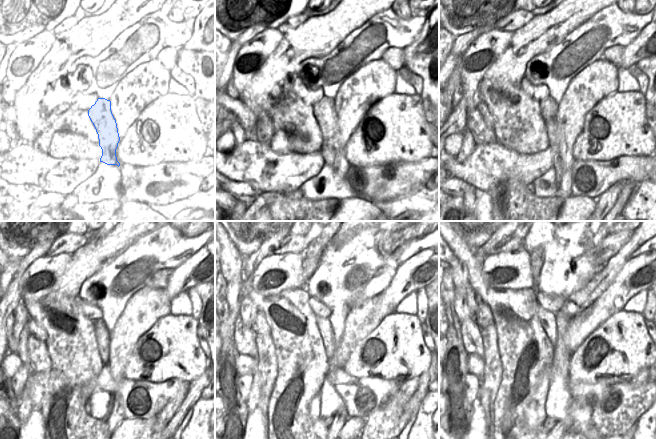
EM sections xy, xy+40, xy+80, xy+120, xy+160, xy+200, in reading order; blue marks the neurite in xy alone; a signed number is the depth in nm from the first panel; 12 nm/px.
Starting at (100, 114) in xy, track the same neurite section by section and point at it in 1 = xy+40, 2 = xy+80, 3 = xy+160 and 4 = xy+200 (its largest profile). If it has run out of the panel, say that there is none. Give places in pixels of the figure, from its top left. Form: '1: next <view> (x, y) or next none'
1: next xy+40 (324, 111)
2: next xy+80 (562, 161)
3: next xy+160 (340, 418)
4: next xy+200 (559, 424)

